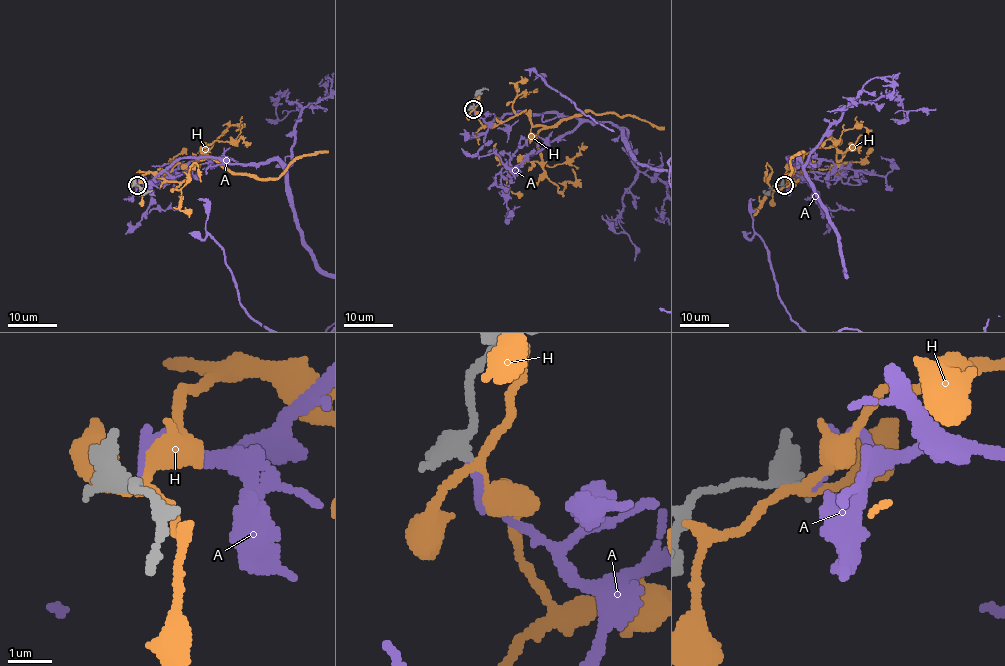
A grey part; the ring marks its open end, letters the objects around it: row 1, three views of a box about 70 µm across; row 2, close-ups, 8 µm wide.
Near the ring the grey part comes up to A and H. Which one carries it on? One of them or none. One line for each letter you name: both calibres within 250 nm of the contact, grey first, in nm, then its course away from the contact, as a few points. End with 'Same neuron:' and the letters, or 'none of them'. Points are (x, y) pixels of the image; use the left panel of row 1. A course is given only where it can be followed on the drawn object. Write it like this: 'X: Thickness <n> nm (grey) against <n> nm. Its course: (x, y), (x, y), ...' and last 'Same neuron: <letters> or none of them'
A: Thickness 320 nm (grey) against 200 nm
Same neuron: A

